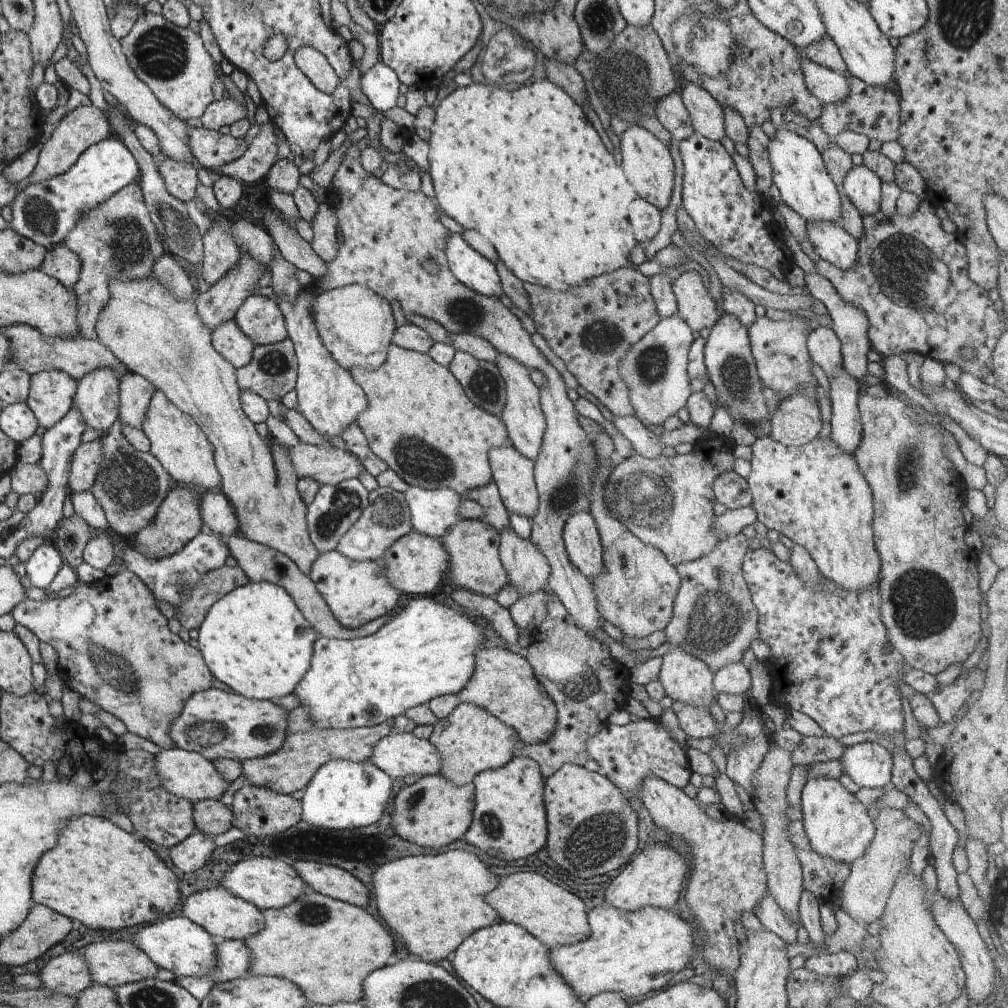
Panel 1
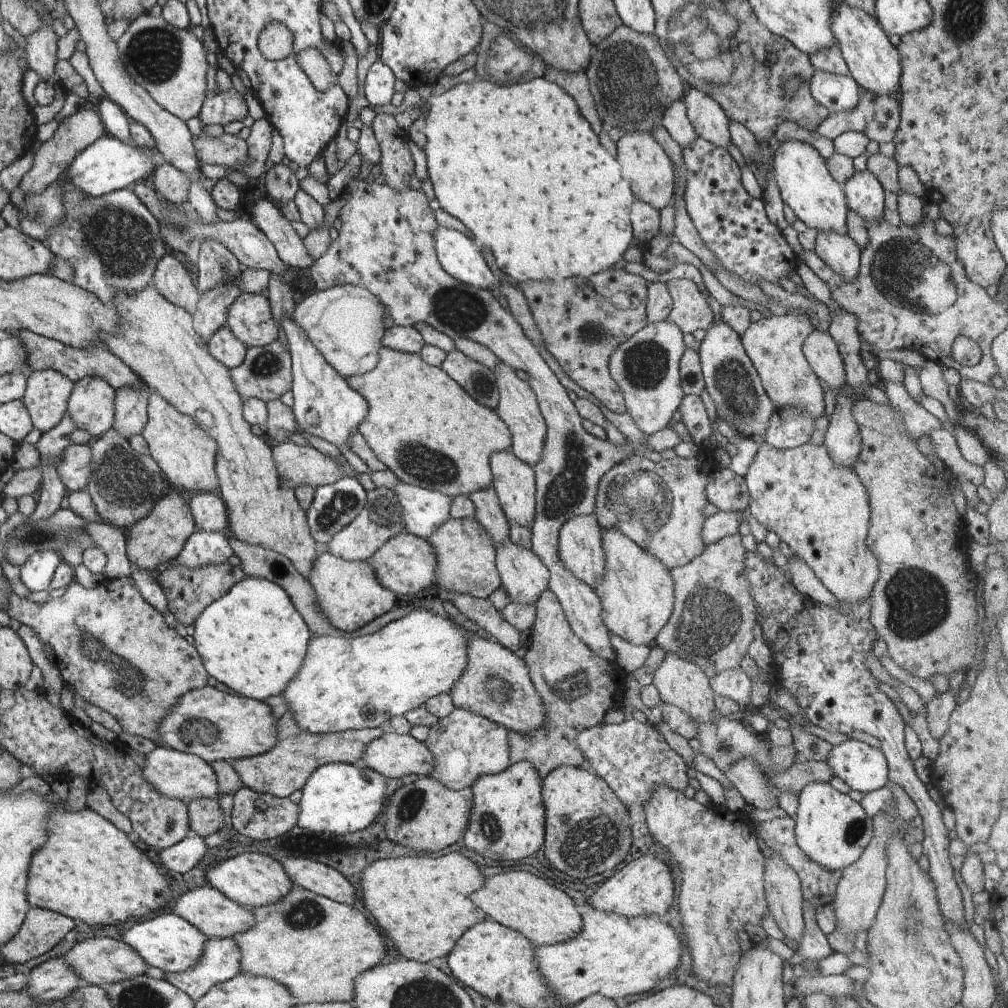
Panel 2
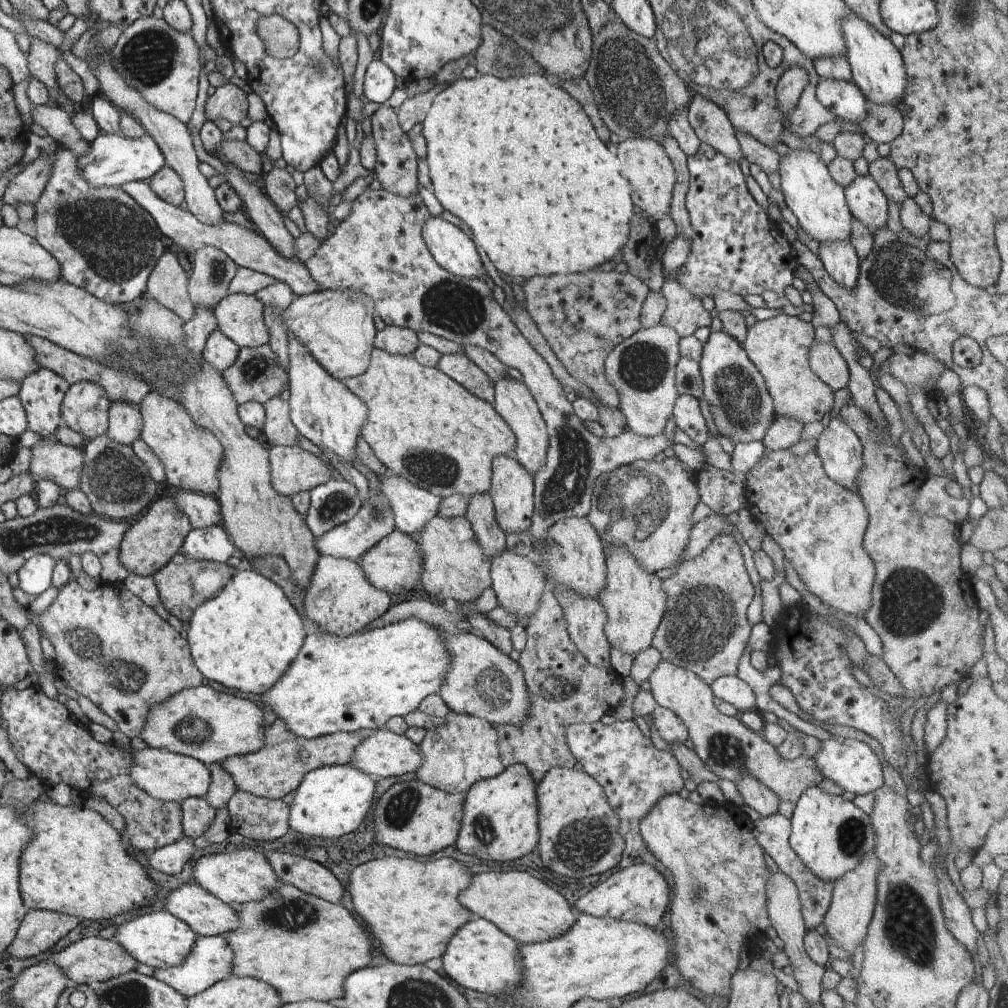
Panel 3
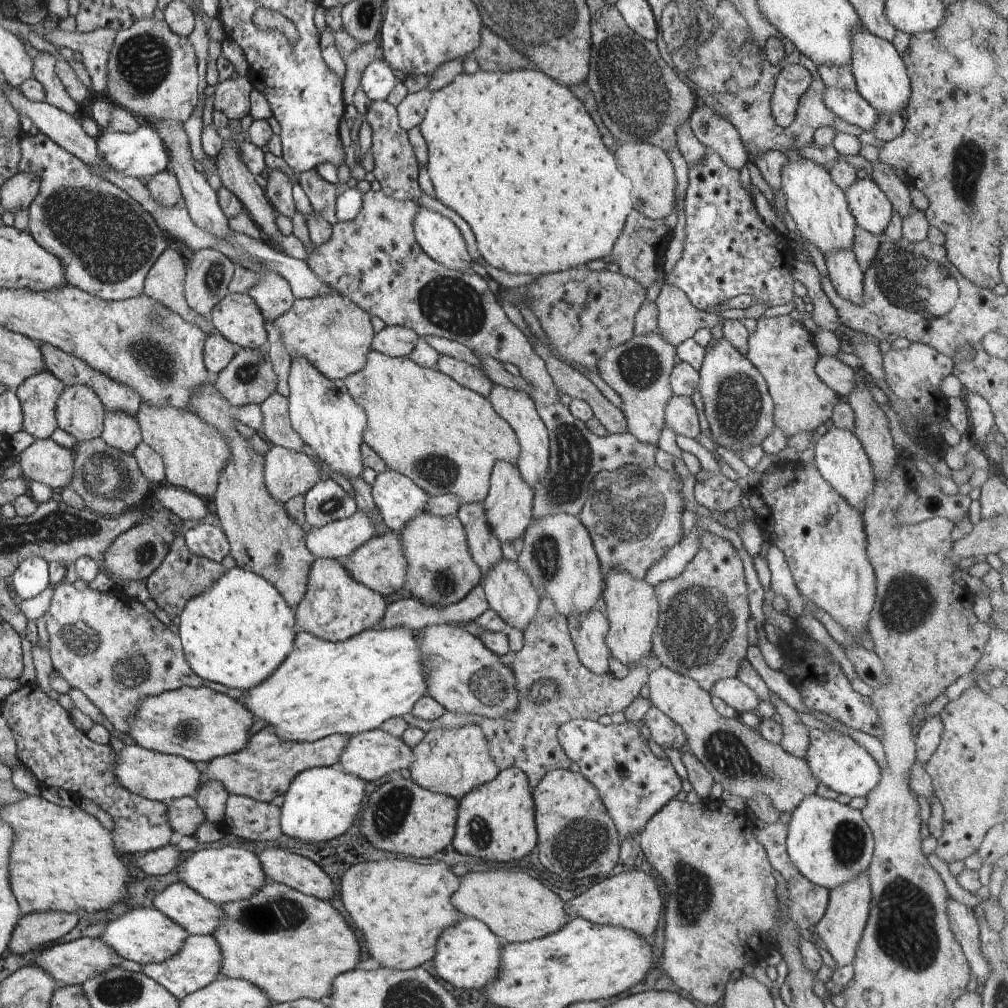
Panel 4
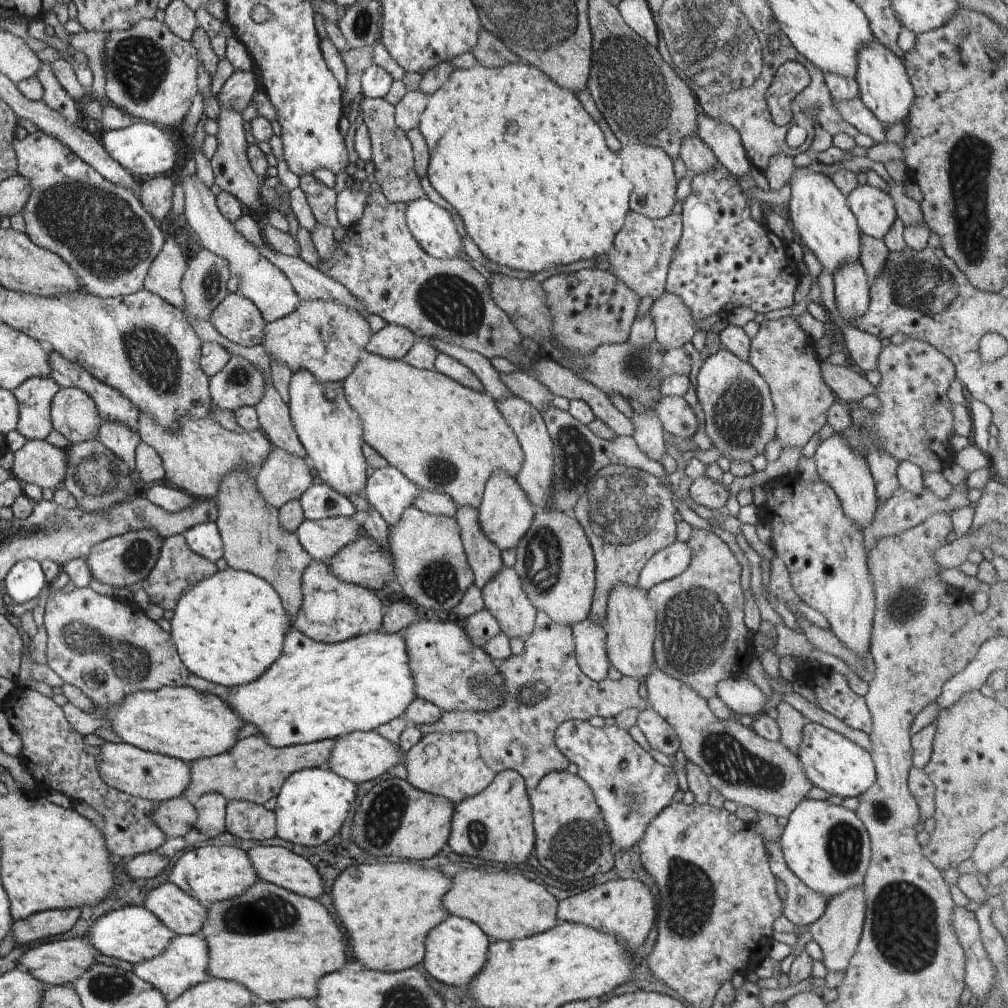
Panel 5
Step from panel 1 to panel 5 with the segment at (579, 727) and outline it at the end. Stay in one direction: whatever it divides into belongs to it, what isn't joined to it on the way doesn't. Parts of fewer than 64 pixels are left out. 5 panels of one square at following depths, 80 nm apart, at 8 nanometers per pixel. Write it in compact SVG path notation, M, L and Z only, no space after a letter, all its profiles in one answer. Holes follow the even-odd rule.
M542 609L537 611L535 626L525 638L523 652L510 655L499 669L509 686L509 694L500 708L488 712L443 711L436 722L417 727L424 735L475 732L486 766L495 773L516 770L524 777L528 791L535 789L546 774L566 771L570 761L555 743L556 729L564 721L586 721L598 714L610 717L629 708L643 711L648 706L648 701L638 693L639 678L623 676L612 680L606 677L600 682L588 678L577 663L572 626L553 621Z

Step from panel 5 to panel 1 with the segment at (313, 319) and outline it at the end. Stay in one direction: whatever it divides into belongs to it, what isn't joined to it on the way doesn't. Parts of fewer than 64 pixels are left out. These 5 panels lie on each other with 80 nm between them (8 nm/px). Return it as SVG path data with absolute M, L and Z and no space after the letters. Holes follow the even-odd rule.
M362 284L323 290L315 300L313 319L328 352L341 367L349 371L354 367L372 370L380 368L388 356L395 330L398 328L390 303Z

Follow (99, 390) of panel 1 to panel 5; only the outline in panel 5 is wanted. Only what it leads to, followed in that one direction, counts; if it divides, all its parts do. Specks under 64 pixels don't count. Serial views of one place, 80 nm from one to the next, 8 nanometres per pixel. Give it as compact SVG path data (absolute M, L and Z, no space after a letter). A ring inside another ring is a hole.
M64 387L55 394L51 418L55 429L68 438L72 445L98 438L100 426L104 421L100 416L100 410L97 409L95 400L80 387Z

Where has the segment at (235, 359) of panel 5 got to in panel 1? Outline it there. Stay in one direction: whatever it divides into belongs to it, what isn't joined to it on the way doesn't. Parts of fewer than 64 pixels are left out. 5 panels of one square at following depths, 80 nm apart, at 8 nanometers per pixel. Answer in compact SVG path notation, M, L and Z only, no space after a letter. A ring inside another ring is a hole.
M286 337L283 341L269 345L255 345L252 360L240 367L236 375L243 389L256 391L267 401L280 401L297 385L298 361L292 339Z

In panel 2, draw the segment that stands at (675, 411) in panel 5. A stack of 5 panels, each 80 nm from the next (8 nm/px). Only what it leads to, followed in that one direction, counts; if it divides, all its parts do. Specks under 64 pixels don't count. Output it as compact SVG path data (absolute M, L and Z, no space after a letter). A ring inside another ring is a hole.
M686 395L680 403L682 421L697 446L706 445L712 434L710 416L701 395Z

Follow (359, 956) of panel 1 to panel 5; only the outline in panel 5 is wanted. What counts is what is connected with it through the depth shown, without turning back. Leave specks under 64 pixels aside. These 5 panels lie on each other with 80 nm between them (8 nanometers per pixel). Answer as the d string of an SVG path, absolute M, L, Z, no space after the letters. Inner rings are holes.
M260 878L239 897L212 903L209 918L200 934L209 944L209 973L213 978L242 983L259 1001L267 1003L314 999L319 980L324 975L340 970L349 960L346 932L340 931L336 920L320 902L298 896L291 890Z

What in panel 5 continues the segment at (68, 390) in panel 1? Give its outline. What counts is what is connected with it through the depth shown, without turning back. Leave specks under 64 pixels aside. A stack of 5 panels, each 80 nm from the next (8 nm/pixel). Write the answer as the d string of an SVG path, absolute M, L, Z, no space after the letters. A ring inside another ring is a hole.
M30 377L14 391L19 402L19 424L16 430L29 441L44 440L55 429L51 418L52 402L61 386L50 377Z

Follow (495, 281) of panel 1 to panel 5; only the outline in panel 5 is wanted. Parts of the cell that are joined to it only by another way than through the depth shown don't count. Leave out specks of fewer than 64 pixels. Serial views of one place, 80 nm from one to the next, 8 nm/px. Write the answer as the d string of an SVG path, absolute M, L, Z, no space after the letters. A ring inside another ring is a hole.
M426 197L408 203L406 216L408 228L424 252L440 260L460 258L463 239L447 210Z

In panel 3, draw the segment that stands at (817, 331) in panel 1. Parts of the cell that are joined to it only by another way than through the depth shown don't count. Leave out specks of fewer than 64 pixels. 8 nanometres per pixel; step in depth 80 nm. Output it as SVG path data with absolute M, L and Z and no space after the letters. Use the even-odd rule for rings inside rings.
M814 340L809 348L810 368L833 391L846 388L850 380L847 362L833 343Z

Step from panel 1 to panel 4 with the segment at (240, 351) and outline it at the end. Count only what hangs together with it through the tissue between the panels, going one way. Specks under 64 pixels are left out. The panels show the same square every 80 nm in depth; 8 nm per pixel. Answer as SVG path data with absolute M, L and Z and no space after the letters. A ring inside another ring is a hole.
M214 330L206 340L206 347L203 349L203 361L210 371L211 377L215 377L222 372L234 355L237 353L238 346L226 340L222 334Z

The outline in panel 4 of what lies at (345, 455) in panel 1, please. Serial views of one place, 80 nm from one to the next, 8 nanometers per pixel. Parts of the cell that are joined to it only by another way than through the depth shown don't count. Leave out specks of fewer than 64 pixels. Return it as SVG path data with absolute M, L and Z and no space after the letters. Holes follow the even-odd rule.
M270 445L264 457L265 488L281 503L305 495L325 477L317 460L304 451Z

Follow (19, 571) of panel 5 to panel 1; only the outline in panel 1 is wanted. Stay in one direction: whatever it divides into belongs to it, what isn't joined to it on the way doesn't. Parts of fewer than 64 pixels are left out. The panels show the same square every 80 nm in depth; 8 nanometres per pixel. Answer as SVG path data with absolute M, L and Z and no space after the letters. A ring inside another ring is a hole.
M52 542L42 543L30 560L26 561L26 574L34 588L47 589L66 562Z

